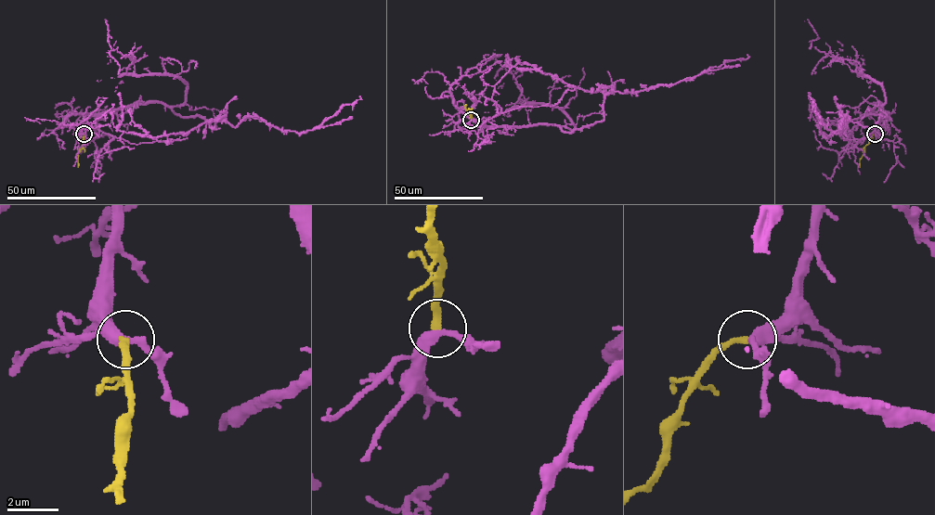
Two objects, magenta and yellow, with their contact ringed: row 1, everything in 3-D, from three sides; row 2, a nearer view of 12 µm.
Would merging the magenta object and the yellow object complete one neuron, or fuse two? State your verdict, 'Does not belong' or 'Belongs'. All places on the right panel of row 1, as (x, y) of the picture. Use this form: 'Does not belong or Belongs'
Belongs

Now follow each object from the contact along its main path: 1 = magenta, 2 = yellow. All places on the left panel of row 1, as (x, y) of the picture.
1: (84, 134), (94, 114), (155, 102), (215, 128), (253, 117), (306, 132), (359, 96)
2: (84, 134), (78, 167)

